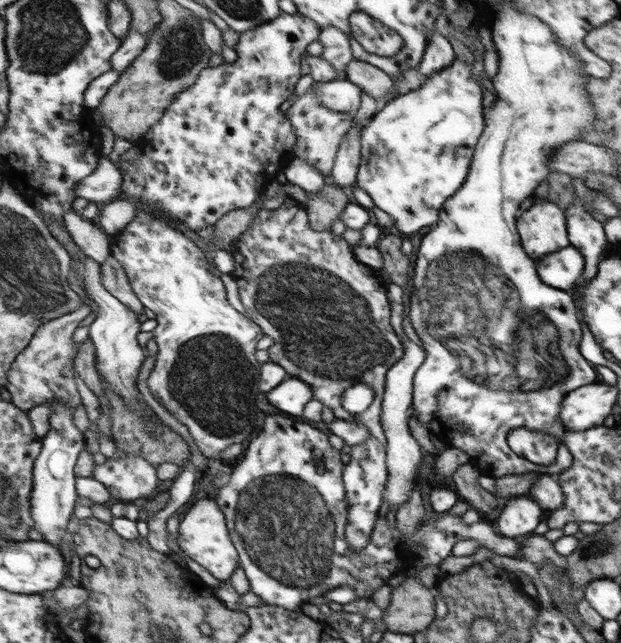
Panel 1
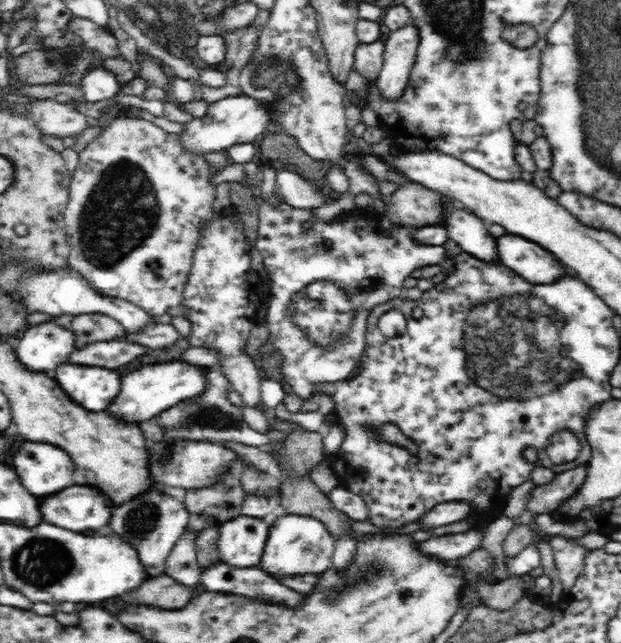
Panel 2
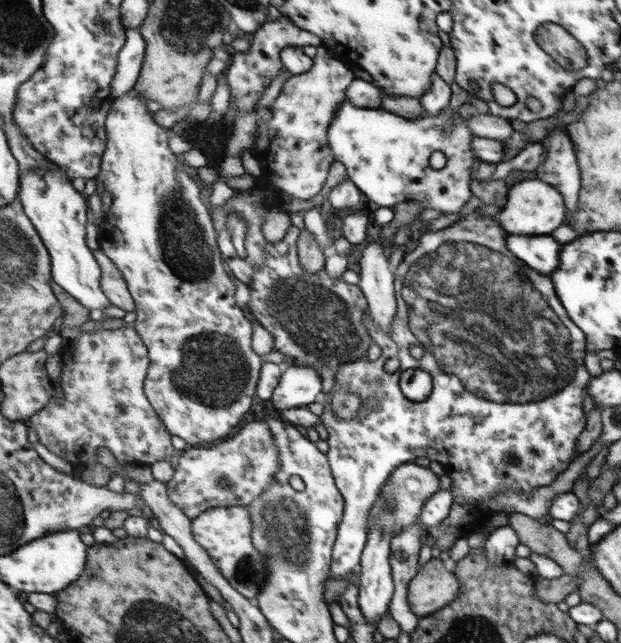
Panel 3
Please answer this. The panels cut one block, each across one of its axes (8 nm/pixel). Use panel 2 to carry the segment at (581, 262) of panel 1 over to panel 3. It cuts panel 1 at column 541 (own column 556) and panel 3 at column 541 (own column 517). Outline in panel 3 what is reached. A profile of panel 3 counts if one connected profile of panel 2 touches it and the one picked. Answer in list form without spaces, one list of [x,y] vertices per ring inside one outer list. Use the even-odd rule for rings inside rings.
[[[506,233],[506,244],[514,256],[536,271],[550,274],[558,269],[562,245],[552,235],[520,235]]]

